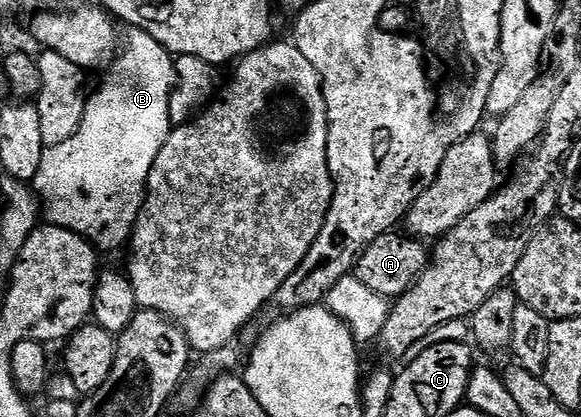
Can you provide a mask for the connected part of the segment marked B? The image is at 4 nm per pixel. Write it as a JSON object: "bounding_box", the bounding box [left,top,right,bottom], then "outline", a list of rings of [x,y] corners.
{"bounding_box":[33,29,176,251],"outline":[[[140,29],[128,30],[129,37],[127,39],[127,47],[118,52],[118,55],[112,60],[108,66],[109,71],[105,77],[100,81],[97,89],[90,92],[88,96],[85,115],[83,116],[81,127],[75,132],[72,139],[67,139],[63,143],[48,145],[44,148],[41,157],[40,170],[35,176],[33,187],[37,189],[38,193],[43,199],[43,207],[45,209],[44,217],[48,224],[65,227],[74,233],[80,234],[86,238],[98,250],[109,251],[115,249],[123,244],[123,246],[130,240],[130,235],[135,227],[136,219],[139,217],[140,209],[146,201],[147,183],[149,171],[152,170],[153,163],[156,162],[157,155],[160,154],[168,135],[173,126],[169,119],[169,99],[171,98],[172,89],[176,83],[175,60],[174,56],[168,52],[163,45],[157,43],[155,39],[147,32]]]}

